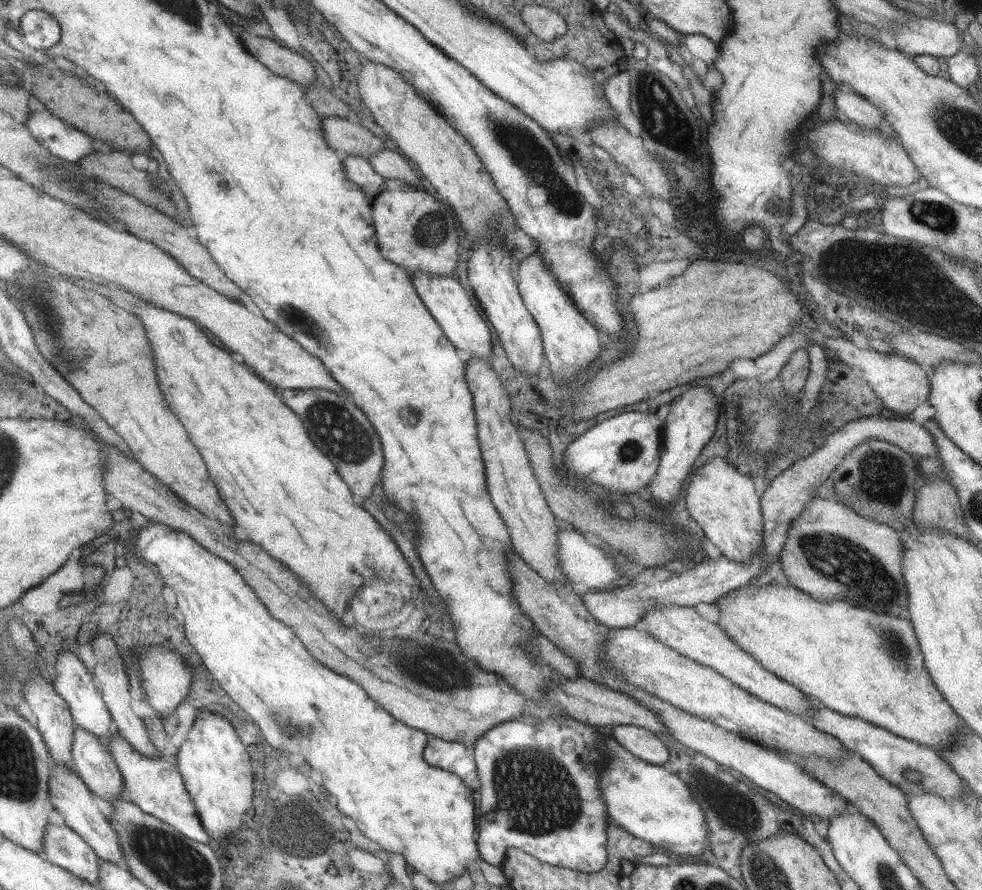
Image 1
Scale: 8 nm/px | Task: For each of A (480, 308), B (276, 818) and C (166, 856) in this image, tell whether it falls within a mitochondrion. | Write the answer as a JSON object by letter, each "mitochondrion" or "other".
{"A":"other","B":"mitochondrion","C":"mitochondrion"}

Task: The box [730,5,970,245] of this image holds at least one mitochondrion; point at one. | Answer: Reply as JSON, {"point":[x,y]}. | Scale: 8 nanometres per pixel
{"point":[936,215]}

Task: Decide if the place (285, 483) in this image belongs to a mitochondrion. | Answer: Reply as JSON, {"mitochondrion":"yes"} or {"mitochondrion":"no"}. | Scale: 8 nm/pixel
{"mitochondrion":"no"}

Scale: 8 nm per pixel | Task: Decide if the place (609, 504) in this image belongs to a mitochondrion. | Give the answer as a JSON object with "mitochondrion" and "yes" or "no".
{"mitochondrion":"no"}

